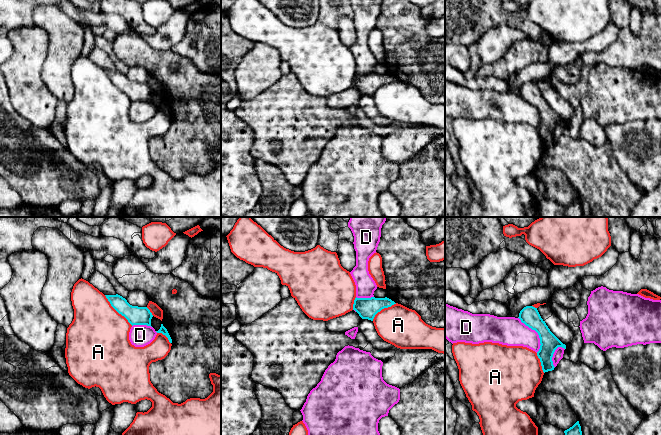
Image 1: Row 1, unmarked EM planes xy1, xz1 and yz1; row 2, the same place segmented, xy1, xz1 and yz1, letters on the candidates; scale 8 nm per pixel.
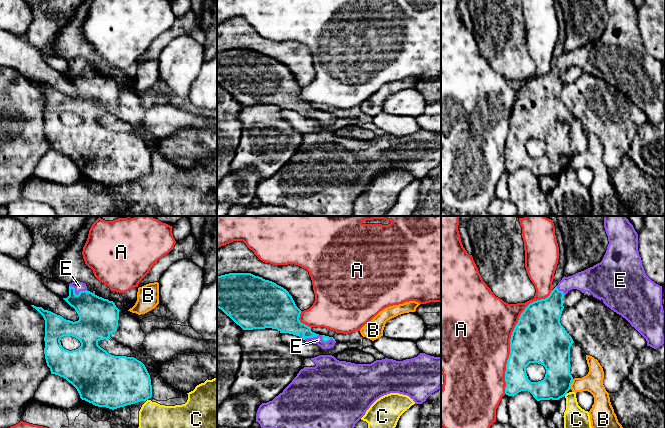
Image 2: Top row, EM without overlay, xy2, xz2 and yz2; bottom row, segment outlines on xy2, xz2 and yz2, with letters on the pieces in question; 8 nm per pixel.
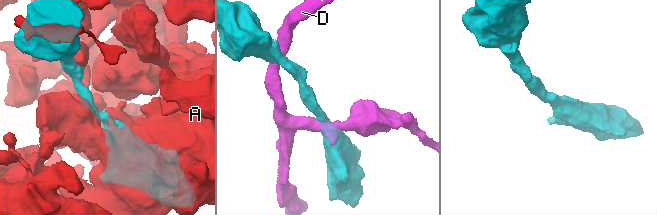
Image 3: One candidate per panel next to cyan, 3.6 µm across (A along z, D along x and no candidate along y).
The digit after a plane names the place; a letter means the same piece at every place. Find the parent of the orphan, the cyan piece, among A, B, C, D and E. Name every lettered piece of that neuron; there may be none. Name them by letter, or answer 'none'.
E

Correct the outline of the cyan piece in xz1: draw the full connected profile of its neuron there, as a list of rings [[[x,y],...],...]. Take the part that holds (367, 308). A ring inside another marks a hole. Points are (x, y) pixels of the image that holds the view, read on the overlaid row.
[[[355,298],[353,310],[355,310],[362,319],[373,321],[375,315],[384,308],[396,304],[391,299],[385,298]]]

